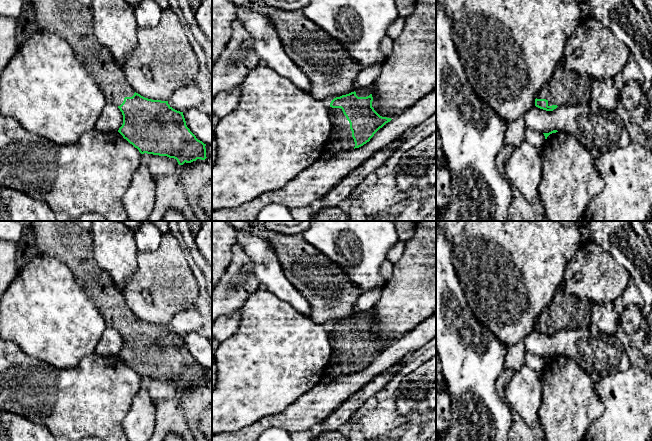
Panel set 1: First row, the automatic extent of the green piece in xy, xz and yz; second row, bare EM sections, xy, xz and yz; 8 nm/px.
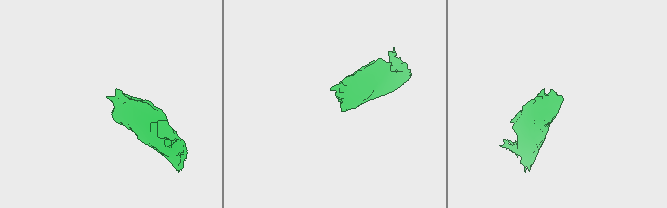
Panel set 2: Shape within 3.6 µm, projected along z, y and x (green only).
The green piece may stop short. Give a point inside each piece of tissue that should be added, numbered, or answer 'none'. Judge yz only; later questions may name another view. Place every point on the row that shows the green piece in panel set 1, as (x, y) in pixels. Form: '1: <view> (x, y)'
1: yz (565, 87)

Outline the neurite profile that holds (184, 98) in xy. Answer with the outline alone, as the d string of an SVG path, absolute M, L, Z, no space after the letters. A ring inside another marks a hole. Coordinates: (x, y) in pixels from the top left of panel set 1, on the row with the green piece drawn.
M192 84L175 90L170 96L168 104L177 111L185 112L199 107L202 101L202 92L195 84Z

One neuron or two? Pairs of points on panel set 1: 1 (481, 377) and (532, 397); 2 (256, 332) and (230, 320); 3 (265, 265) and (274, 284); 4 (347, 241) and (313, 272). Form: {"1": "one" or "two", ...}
{"1": "two", "2": "two", "3": "one", "4": "two"}

